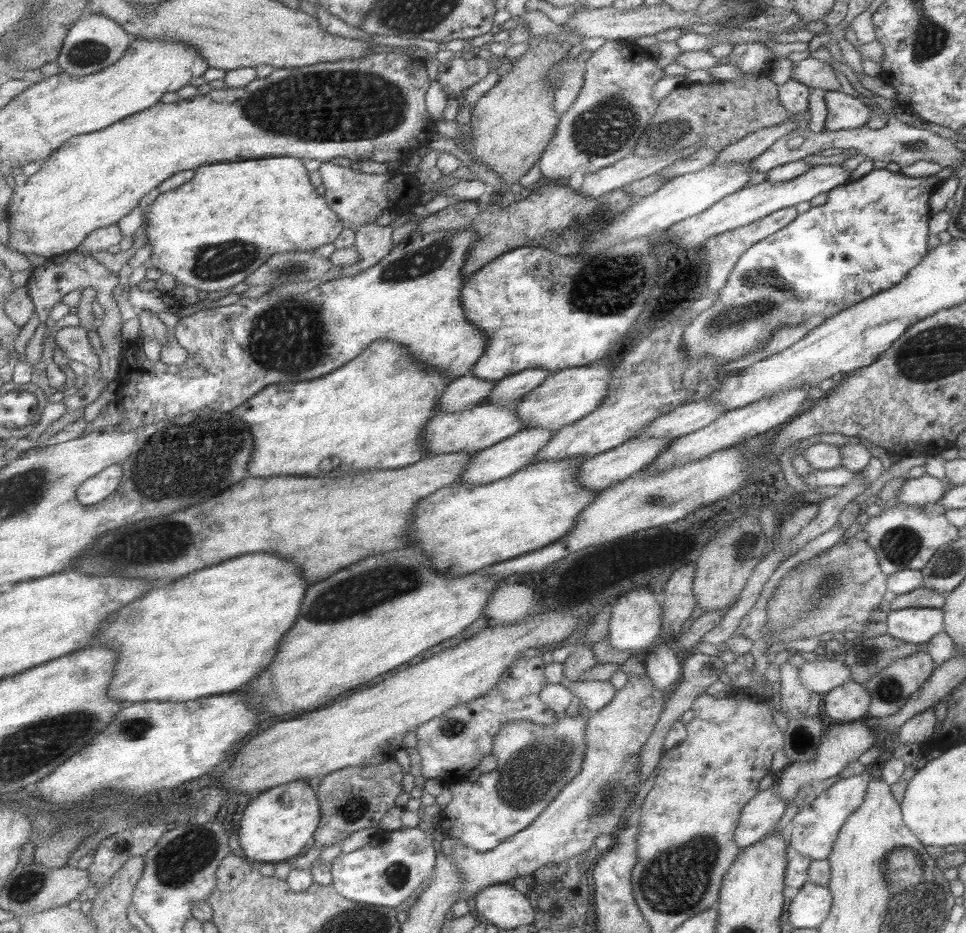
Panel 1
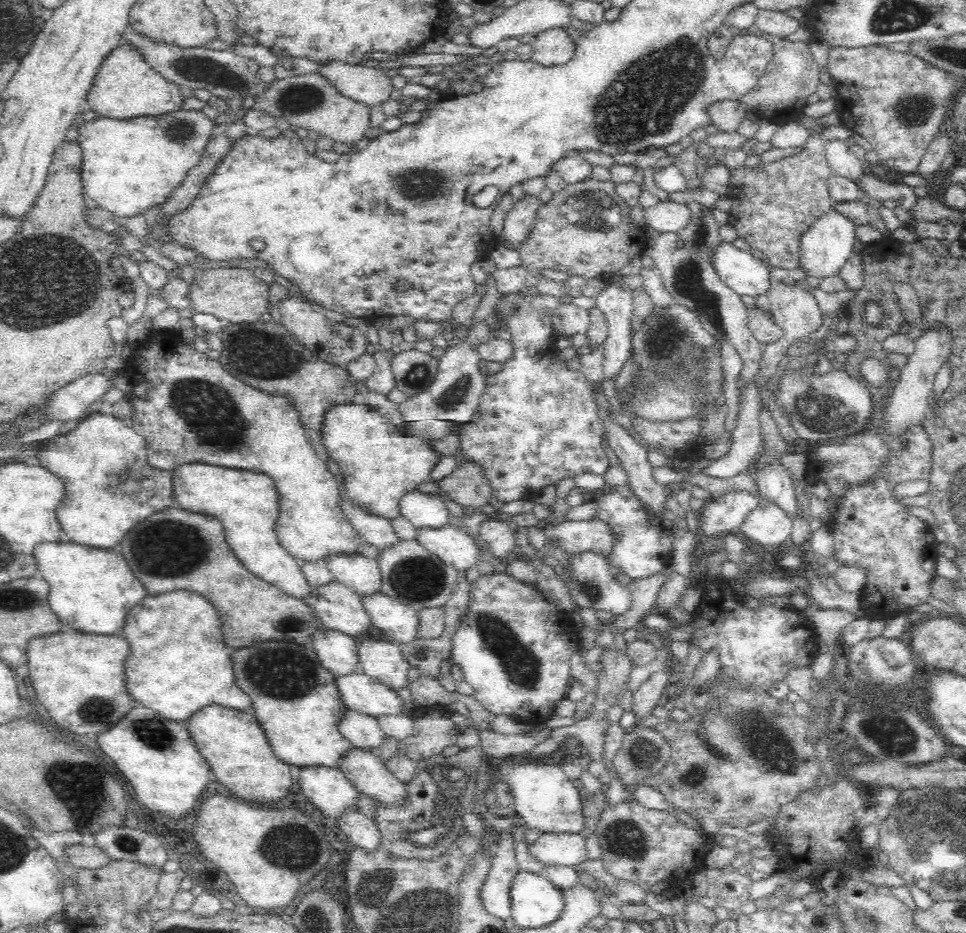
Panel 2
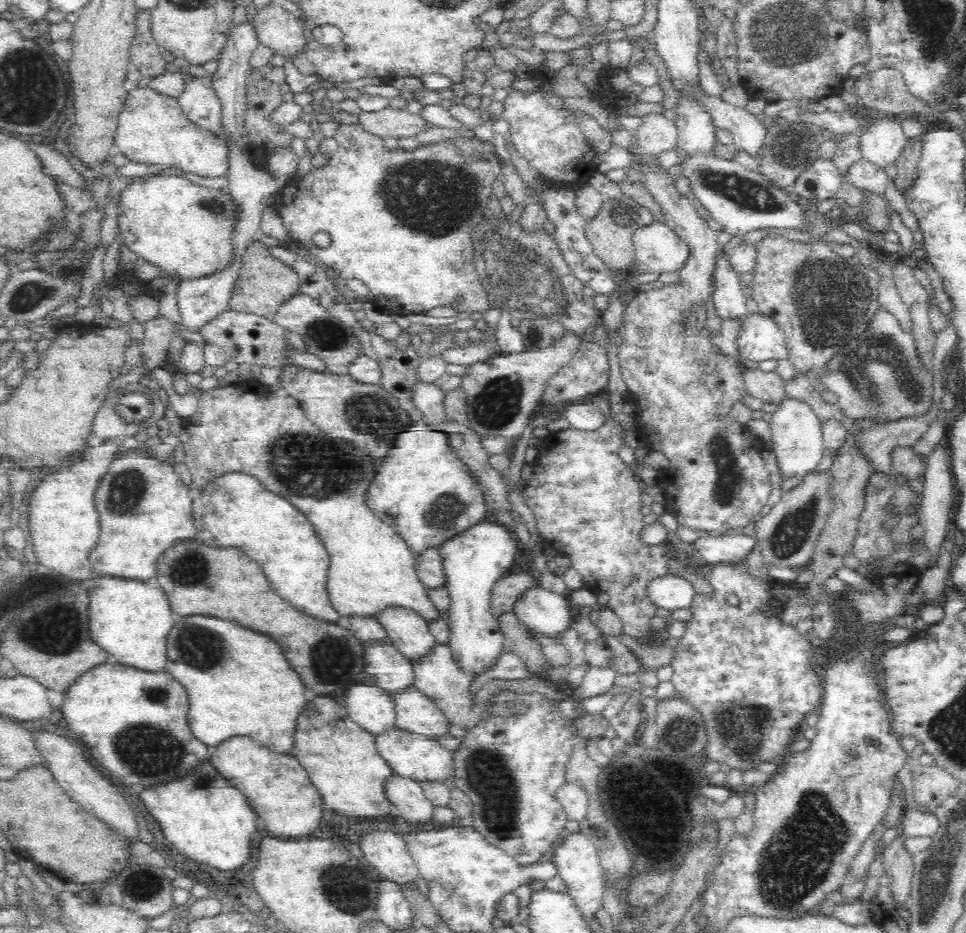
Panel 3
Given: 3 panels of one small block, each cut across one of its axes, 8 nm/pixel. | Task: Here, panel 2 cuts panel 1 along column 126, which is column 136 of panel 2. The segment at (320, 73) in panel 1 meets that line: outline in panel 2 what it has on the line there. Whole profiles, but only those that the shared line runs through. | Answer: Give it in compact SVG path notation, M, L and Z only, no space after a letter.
M178 110L159 118L130 120L96 117L79 127L83 192L99 208L124 220L167 204L190 168L201 161L214 121L200 110Z

